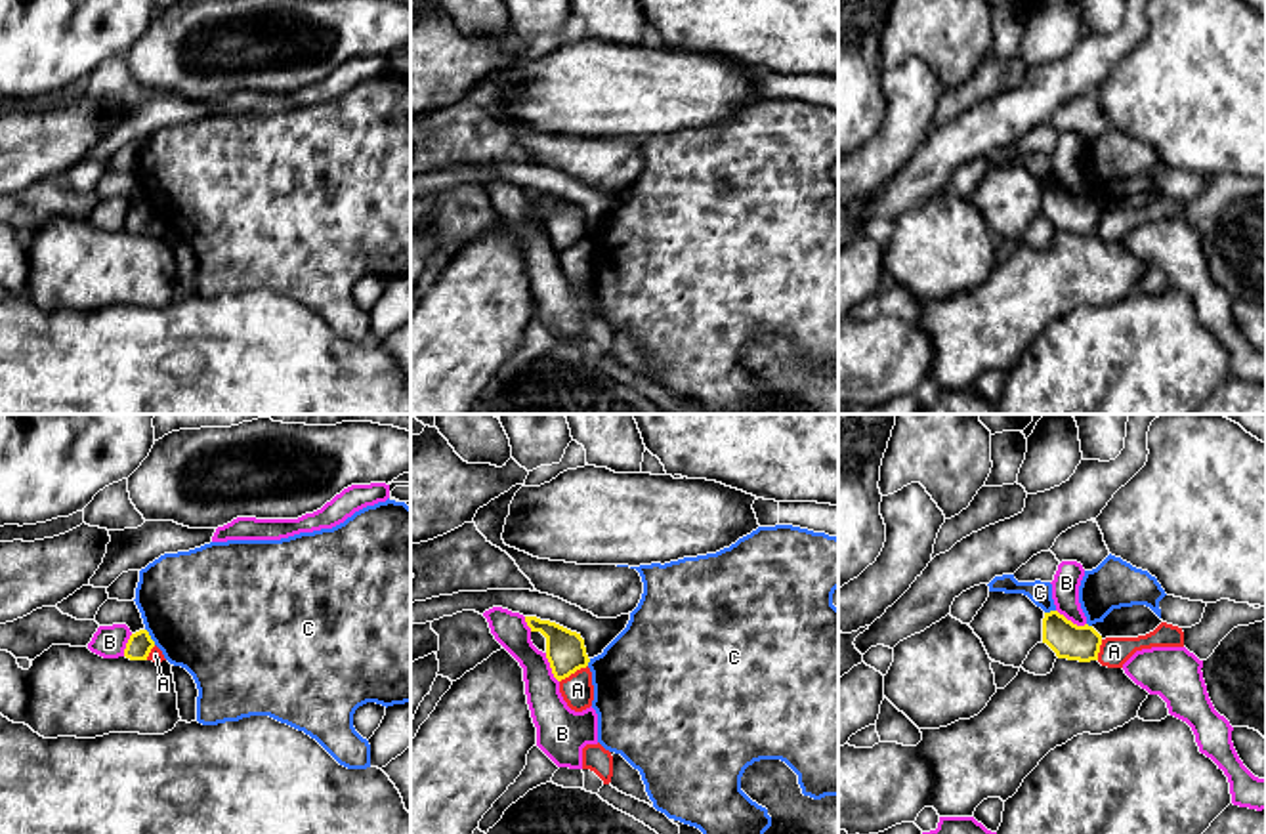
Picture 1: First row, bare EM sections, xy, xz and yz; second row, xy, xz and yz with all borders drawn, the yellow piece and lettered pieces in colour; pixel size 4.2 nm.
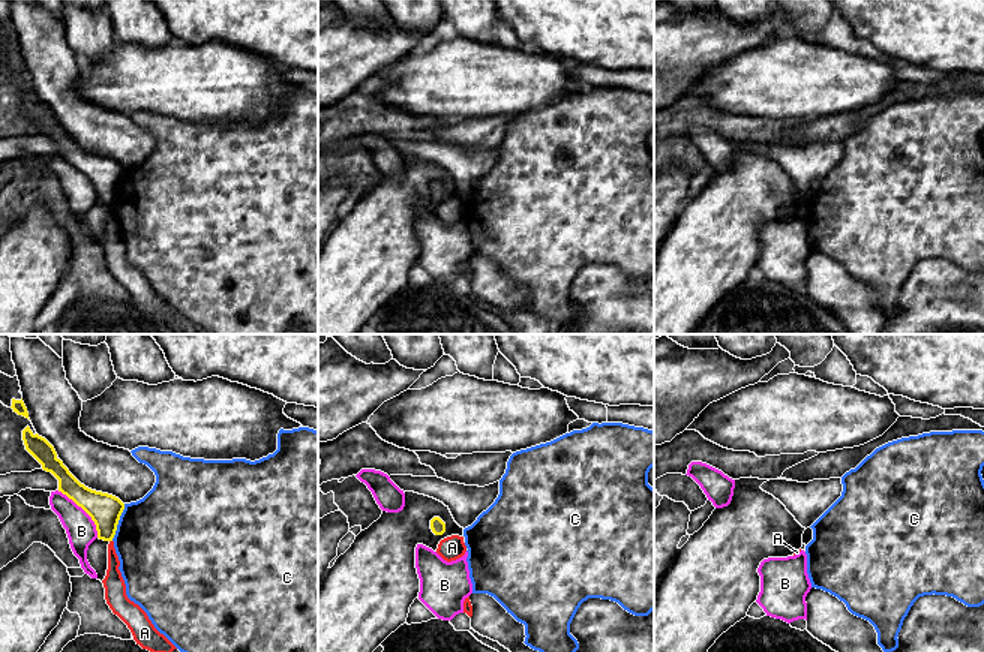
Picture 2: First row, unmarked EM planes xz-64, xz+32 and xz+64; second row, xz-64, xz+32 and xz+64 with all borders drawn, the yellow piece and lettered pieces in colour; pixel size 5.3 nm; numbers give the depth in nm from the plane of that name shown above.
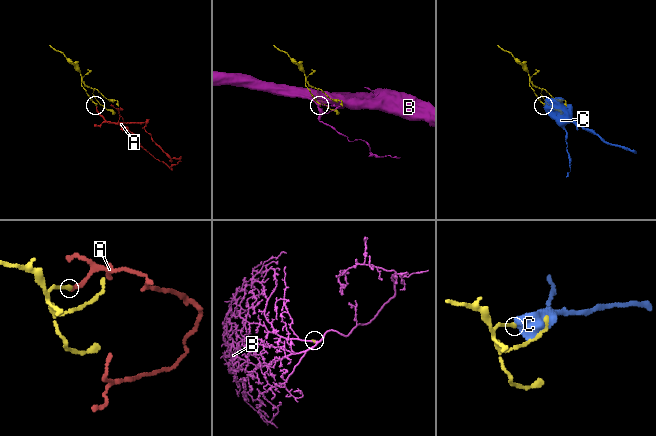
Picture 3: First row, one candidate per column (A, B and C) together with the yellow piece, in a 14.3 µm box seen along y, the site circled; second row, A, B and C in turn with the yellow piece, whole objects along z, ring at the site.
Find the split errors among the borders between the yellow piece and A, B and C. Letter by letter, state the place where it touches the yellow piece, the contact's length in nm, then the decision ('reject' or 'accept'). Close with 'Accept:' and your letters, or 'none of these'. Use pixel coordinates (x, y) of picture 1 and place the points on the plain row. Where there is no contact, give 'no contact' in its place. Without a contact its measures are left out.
A: contact xz (573, 245); length 140 nm; reject
B: contact yz (1070, 193); length 140 nm; reject
C: contact xy (149, 208); length 80 nm; reject
Accept: none of these

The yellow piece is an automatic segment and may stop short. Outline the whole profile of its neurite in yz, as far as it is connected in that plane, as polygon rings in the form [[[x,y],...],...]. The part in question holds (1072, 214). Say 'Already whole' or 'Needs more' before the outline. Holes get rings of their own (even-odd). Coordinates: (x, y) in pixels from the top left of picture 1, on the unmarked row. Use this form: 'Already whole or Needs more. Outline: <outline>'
Already whole. Outline: [[[1058,183],[1044,185],[1043,216],[1046,216],[1058,231],[1090,235],[1098,233],[1102,208],[1088,197],[1077,198]]]

